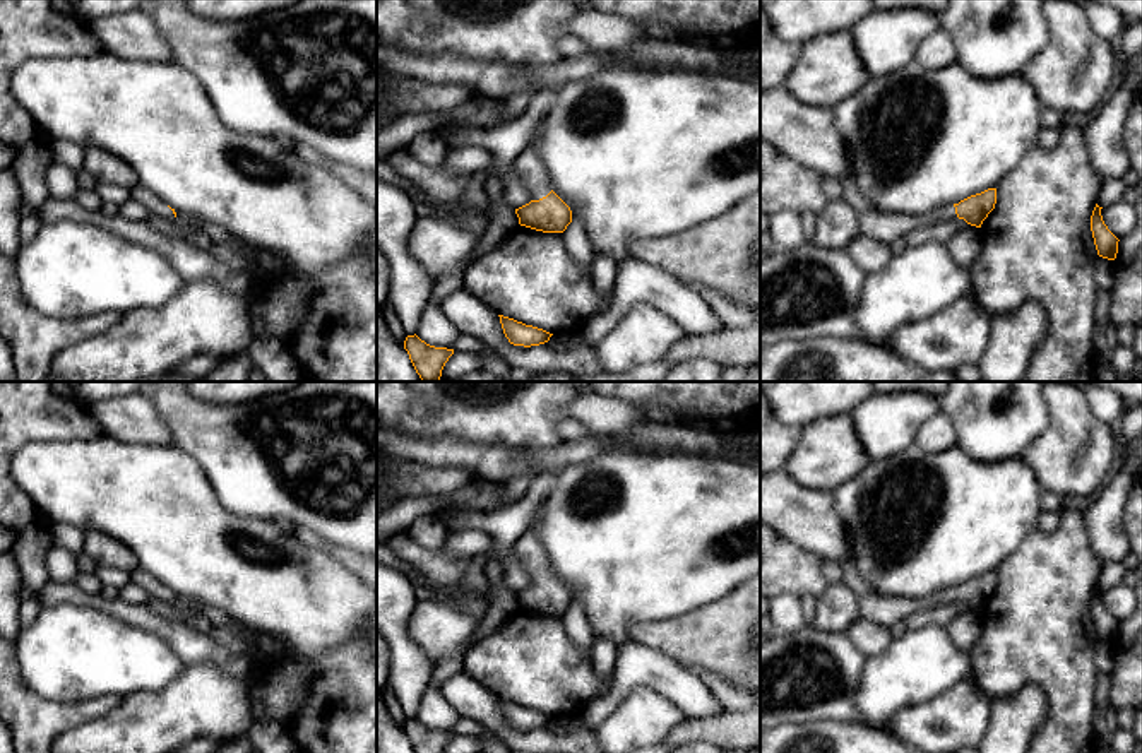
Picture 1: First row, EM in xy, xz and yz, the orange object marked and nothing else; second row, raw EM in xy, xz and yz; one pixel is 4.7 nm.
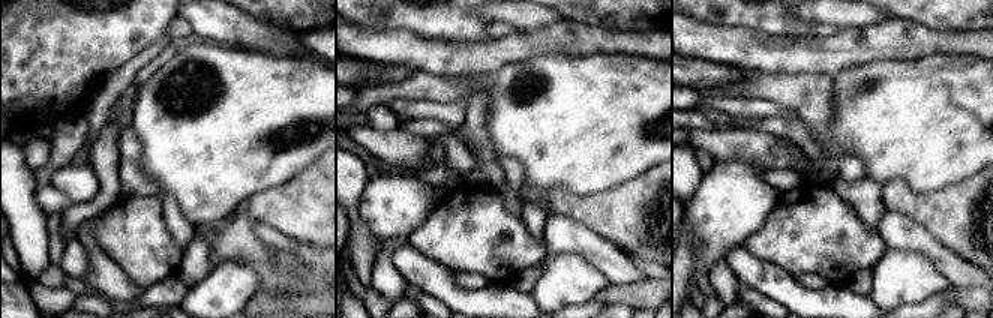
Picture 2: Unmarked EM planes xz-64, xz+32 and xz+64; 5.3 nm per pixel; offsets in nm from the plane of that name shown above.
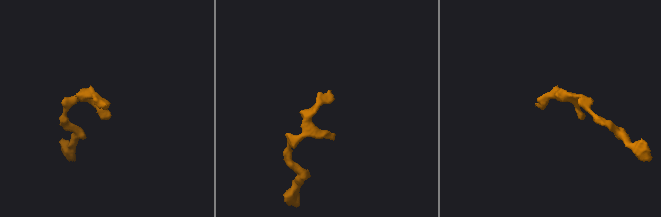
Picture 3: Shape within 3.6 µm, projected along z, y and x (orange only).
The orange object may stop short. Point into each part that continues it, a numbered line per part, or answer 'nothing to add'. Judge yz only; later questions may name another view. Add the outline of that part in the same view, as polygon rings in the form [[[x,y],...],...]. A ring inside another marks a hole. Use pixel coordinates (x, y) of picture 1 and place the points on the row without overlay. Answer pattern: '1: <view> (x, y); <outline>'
1: yz (886, 610); [[[942,589],[925,597],[875,596],[859,597],[859,616],[892,628],[899,621],[918,611],[937,608],[945,602],[957,602],[954,589]]]

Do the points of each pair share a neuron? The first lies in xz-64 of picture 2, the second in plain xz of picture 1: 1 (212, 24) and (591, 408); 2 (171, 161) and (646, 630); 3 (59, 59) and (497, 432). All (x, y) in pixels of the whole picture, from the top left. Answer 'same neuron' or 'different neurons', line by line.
1: same neuron
2: different neurons
3: same neuron

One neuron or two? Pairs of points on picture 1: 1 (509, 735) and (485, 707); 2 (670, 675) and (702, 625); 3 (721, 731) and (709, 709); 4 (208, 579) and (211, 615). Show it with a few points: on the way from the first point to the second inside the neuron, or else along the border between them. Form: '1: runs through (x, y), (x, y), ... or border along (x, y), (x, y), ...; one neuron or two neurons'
1: runs through (502, 728), (488, 714); one neuron
2: border along (642, 642), (670, 654), (682, 664); two neurons
3: border along (723, 711), (711, 717), (689, 717); two neurons
4: border along (180, 599), (196, 599), (216, 606), (237, 622); two neurons

